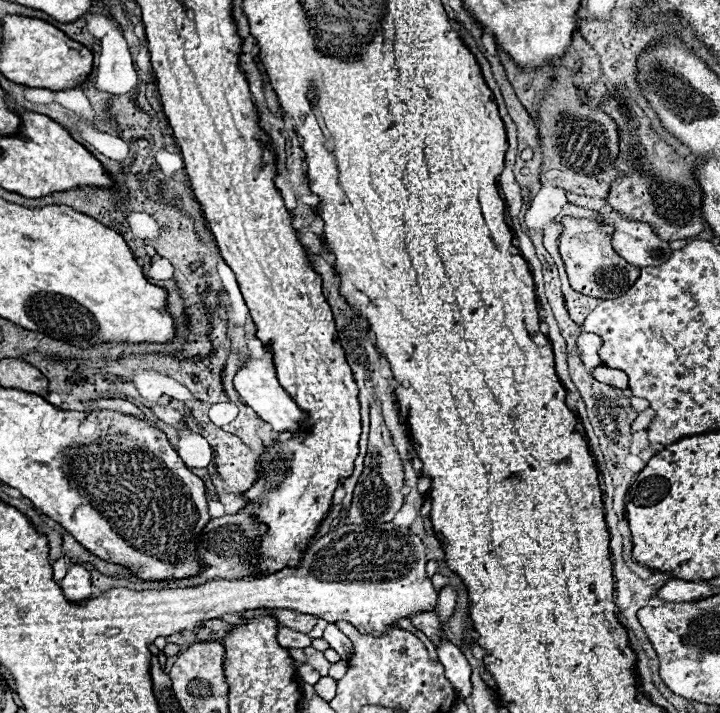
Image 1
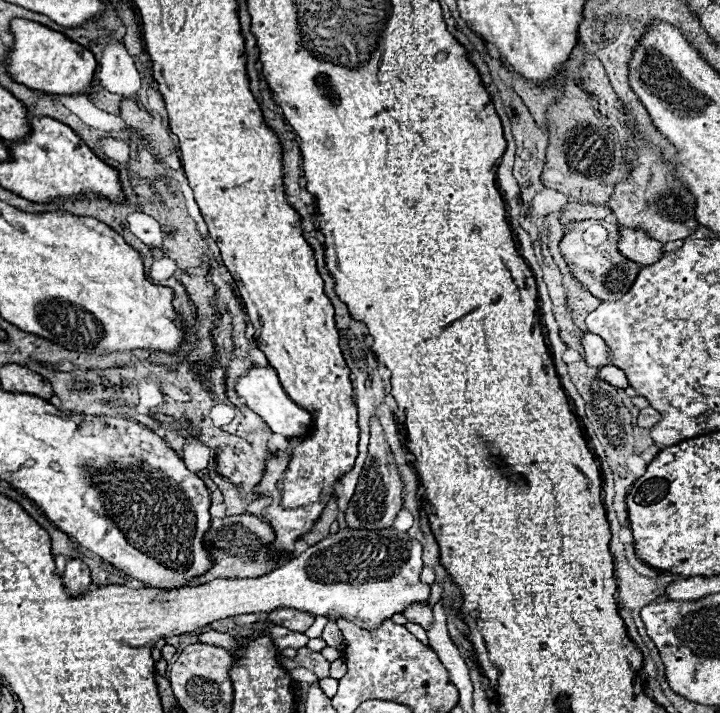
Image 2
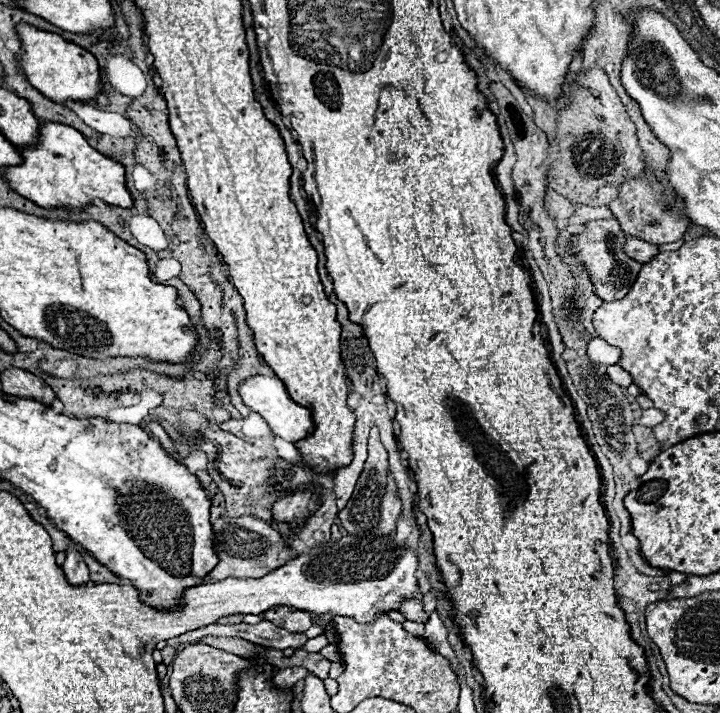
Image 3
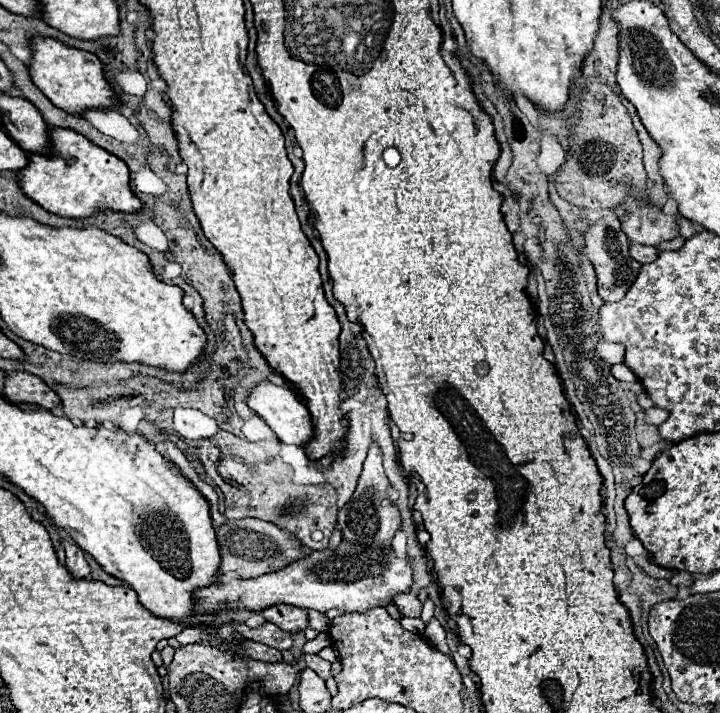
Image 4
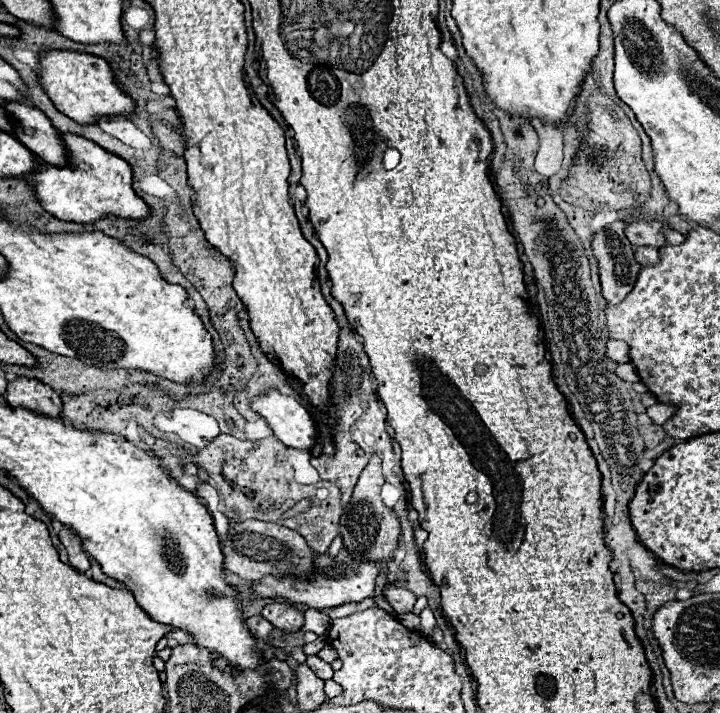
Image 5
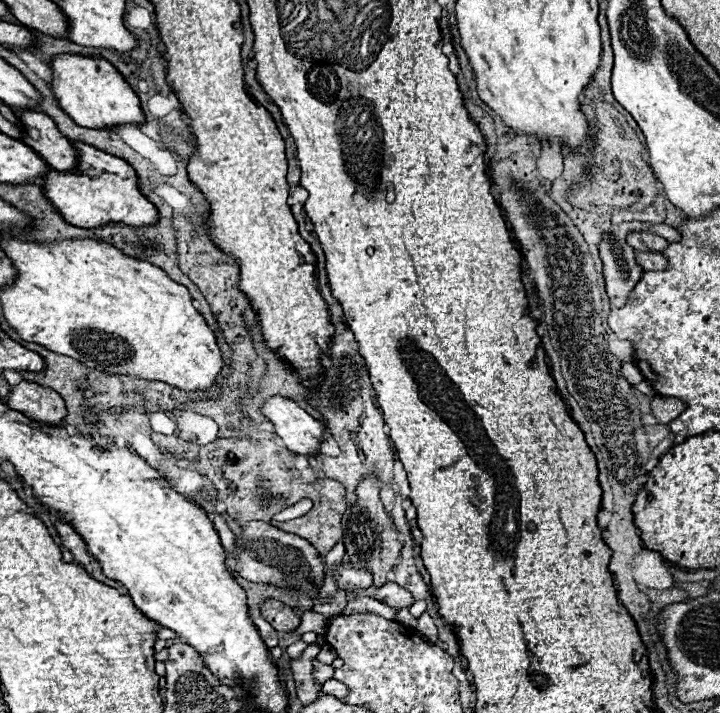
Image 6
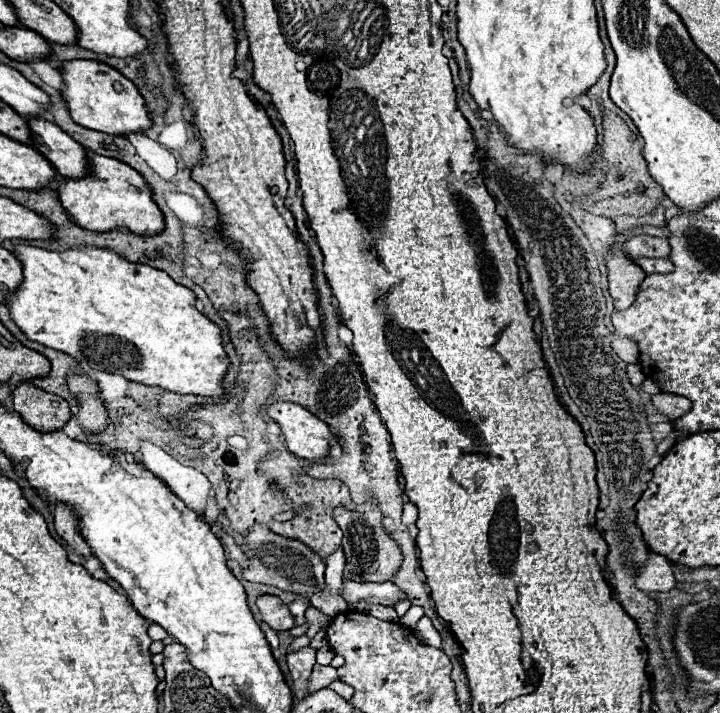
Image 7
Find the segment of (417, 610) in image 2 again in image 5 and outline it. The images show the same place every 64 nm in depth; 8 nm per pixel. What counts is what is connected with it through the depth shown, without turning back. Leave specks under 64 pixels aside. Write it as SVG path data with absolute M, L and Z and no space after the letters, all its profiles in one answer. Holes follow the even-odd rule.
M394 584L384 590L384 598L388 600L388 604L390 604L398 614L402 614L402 612L412 612L414 602L416 602L416 596L414 596L410 590L400 588L400 586L394 586Z

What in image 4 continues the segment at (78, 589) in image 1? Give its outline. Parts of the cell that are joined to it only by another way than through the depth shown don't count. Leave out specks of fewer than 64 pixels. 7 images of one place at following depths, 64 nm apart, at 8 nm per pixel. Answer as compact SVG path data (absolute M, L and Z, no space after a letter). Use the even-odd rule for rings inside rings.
M62 536L62 544L66 548L66 568L70 570L70 574L74 578L86 578L90 574L90 566L84 558L84 552L76 544L72 544L68 536Z

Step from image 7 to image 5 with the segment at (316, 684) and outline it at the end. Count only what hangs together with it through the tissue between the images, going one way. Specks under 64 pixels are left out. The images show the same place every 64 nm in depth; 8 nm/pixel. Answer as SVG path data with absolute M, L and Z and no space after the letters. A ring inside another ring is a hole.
M308 656L306 662L308 662L308 666L310 666L310 668L316 672L316 676L318 676L318 678L322 678L322 680L328 680L328 678L332 678L334 670L332 670L332 666L330 666L328 662L320 660L318 656Z

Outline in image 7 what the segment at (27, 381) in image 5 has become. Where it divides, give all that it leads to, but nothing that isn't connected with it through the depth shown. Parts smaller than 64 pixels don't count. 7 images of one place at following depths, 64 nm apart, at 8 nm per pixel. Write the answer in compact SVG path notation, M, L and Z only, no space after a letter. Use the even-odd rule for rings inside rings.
M20 384L12 392L14 410L22 420L36 430L60 430L72 418L70 406L64 398L48 394L32 384Z

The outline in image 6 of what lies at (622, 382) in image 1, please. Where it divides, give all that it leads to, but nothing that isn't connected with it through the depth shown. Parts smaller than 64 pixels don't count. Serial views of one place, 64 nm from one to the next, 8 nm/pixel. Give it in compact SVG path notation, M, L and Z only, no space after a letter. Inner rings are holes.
M624 364L624 366L622 366L622 376L624 376L632 386L636 386L636 384L640 384L640 382L644 380L644 376L640 374L640 370L638 370L636 364Z

